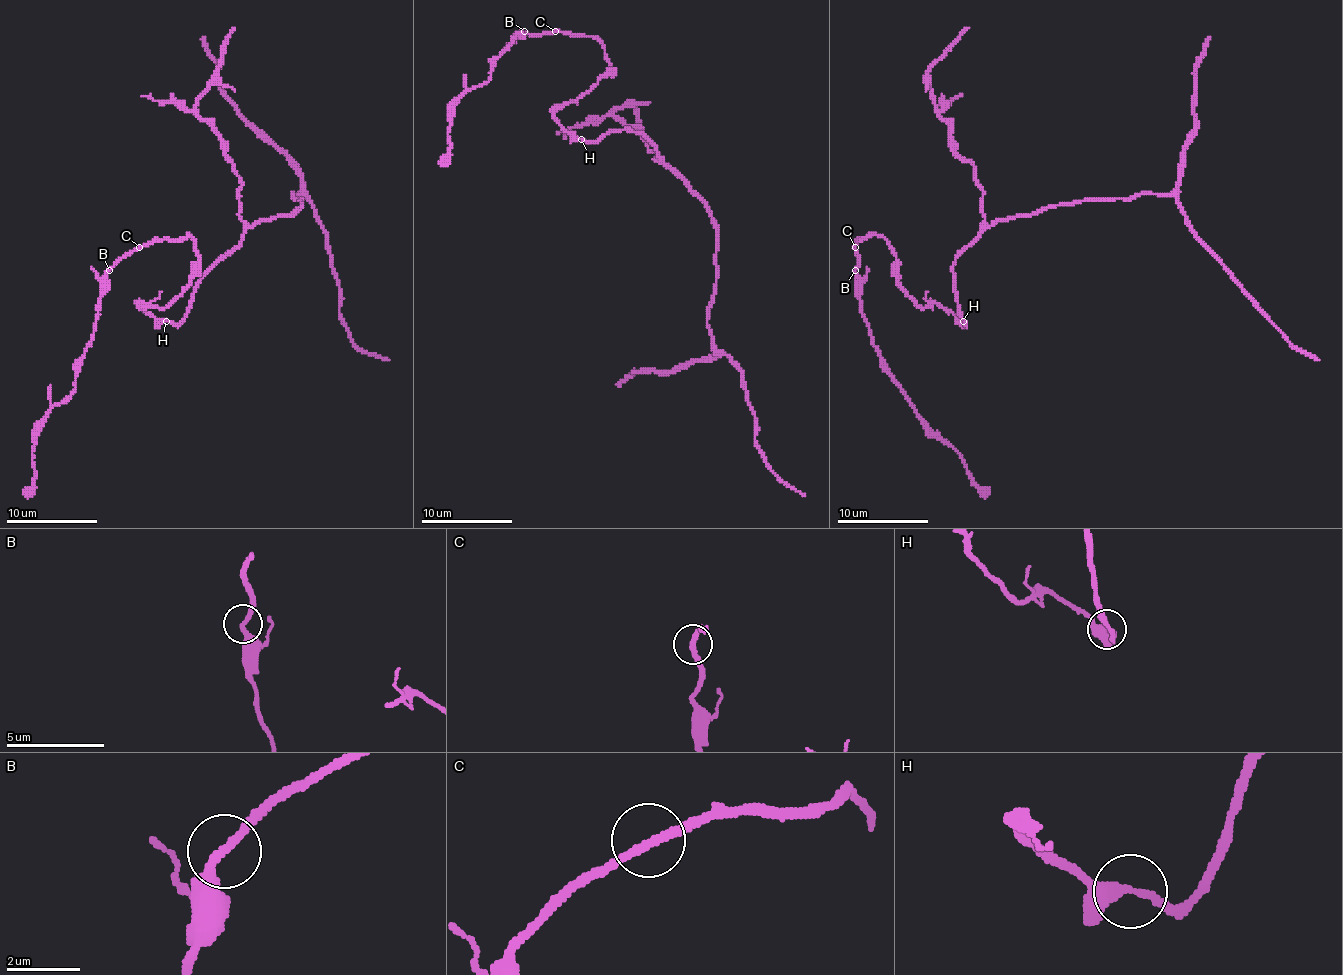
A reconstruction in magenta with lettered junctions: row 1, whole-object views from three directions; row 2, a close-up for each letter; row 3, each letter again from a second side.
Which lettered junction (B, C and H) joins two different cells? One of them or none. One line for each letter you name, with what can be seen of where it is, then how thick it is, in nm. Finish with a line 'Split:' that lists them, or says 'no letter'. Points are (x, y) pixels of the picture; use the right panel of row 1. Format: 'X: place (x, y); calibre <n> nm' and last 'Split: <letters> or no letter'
Split: no letter

